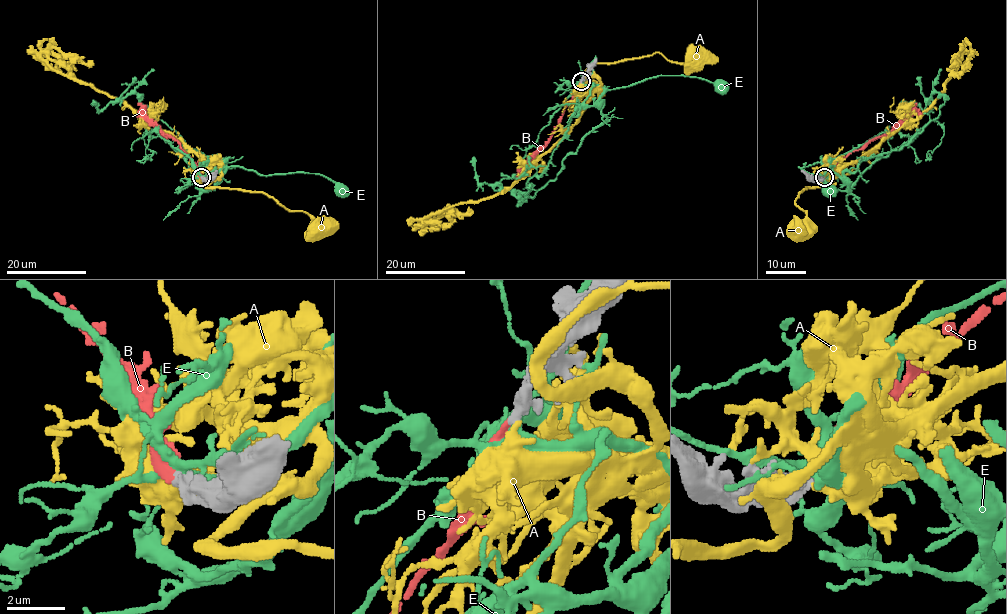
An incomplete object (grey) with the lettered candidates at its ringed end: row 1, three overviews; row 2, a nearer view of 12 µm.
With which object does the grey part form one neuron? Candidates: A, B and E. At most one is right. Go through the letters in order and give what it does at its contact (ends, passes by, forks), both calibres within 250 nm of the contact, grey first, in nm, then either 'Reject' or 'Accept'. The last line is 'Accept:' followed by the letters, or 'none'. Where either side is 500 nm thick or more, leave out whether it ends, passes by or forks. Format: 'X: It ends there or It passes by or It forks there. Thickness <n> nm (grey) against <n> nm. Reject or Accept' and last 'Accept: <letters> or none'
A: It ends there. Thickness 320 nm (grey) against 420 nm. Reject
B: It ends there. Thickness 340 nm (grey) against 280 nm. Accept
E: It forks there. Thickness 480 nm (grey) against 360 nm. Reject
Accept: B

